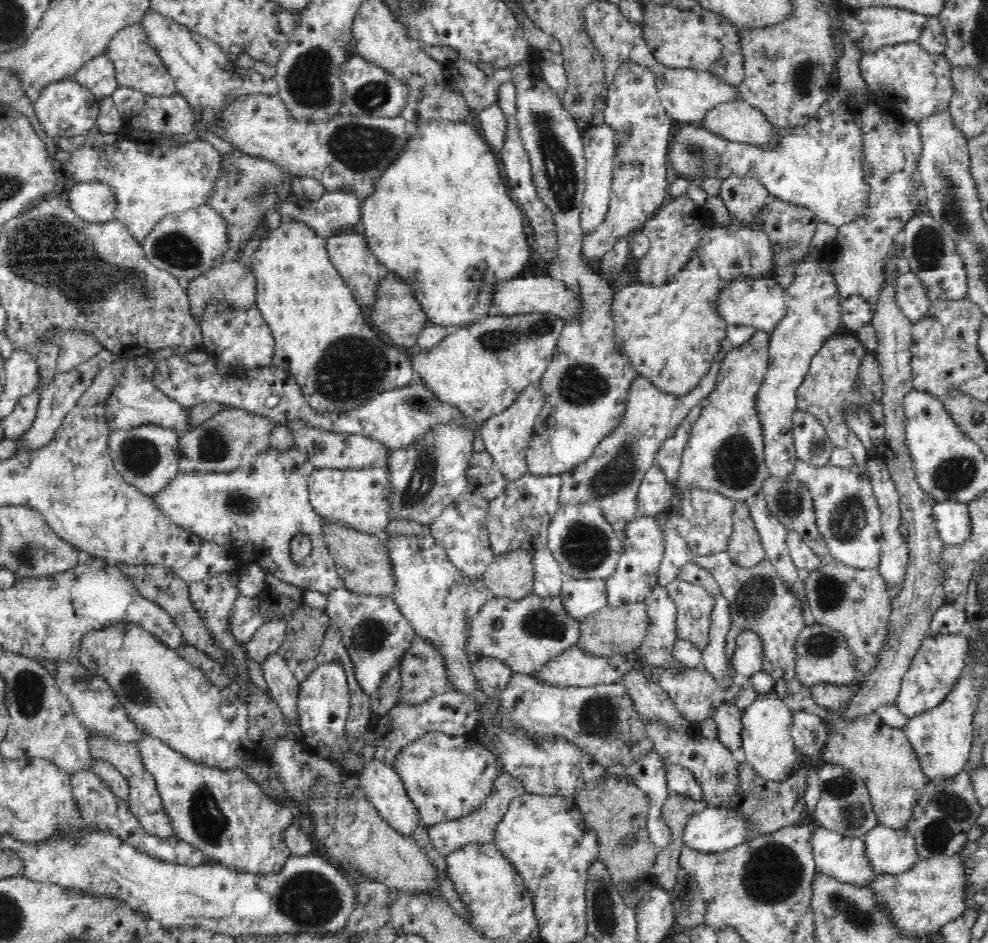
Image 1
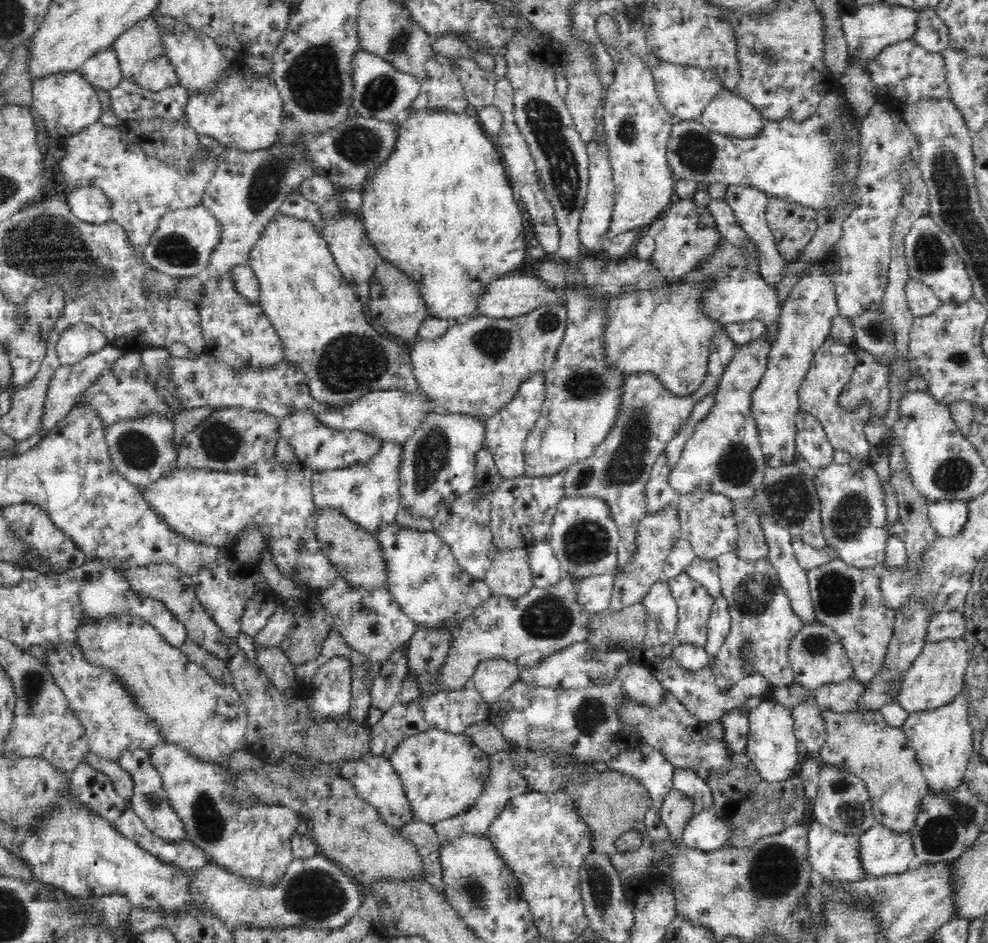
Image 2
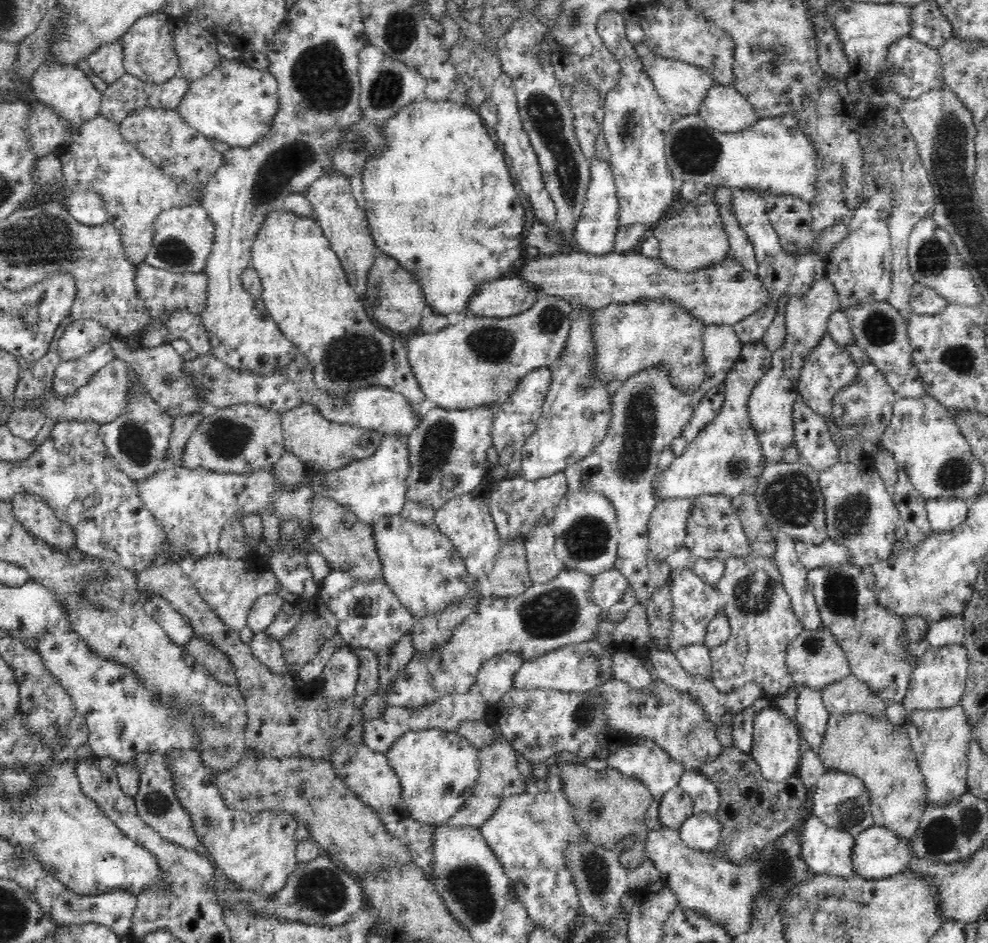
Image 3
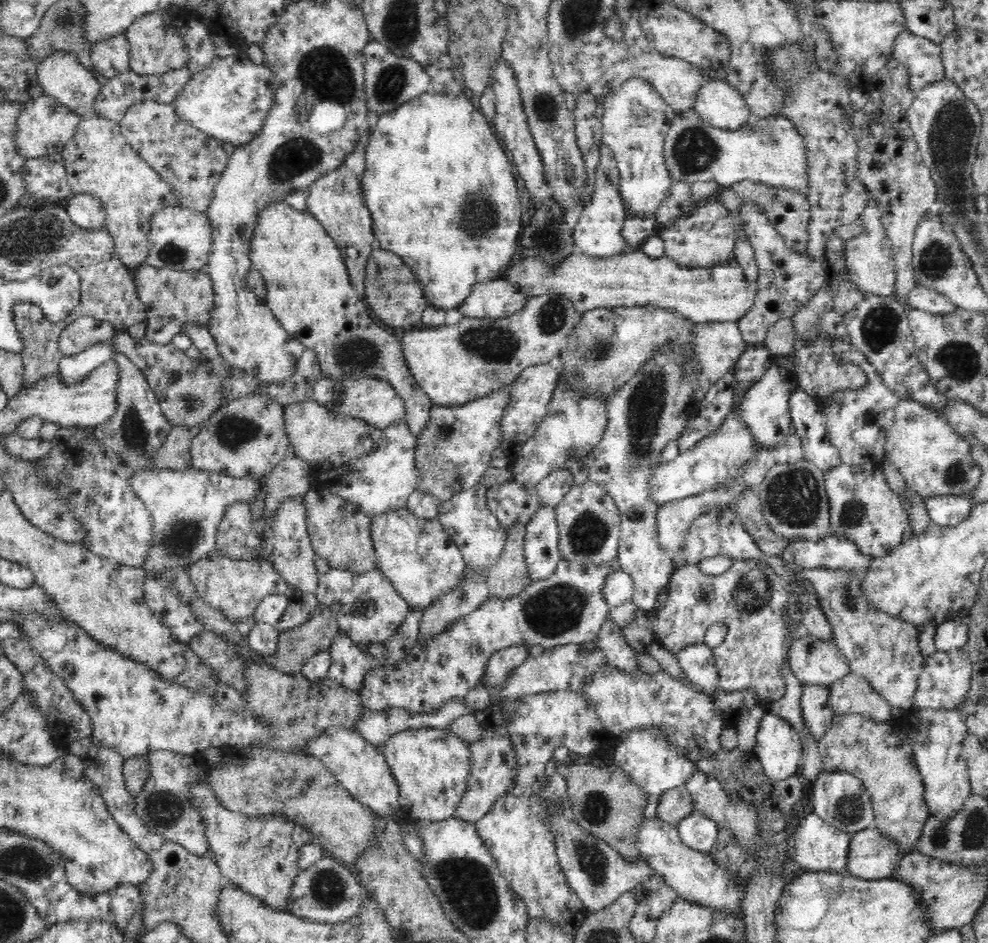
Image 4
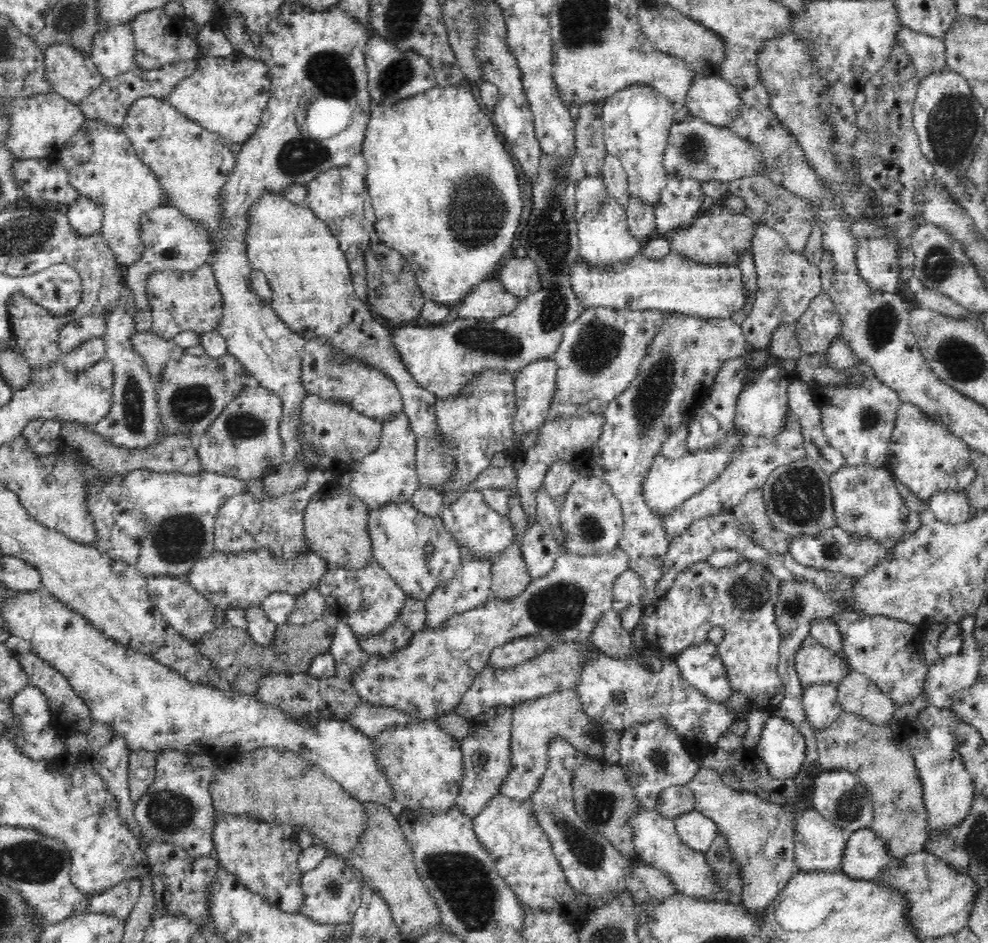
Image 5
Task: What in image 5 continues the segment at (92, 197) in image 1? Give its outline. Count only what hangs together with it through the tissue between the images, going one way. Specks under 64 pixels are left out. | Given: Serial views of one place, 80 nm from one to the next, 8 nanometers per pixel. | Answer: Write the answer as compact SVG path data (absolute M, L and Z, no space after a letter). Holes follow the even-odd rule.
M80 196L66 210L71 228L81 236L91 236L101 232L103 221L102 207L86 196Z

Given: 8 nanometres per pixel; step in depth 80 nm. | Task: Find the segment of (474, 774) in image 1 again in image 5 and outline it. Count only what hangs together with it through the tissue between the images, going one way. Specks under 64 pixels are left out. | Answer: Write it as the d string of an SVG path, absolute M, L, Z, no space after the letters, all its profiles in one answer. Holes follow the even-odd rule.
M436 719L396 724L382 730L373 740L376 765L394 792L394 800L416 813L441 813L456 805L464 774L460 742L444 733Z

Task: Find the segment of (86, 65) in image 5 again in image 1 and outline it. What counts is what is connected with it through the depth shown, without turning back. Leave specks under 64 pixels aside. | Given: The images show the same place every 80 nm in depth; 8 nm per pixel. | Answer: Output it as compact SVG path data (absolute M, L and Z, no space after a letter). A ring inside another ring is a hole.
M74 76L44 85L33 102L35 114L49 135L70 140L74 136L84 135L95 127L100 112L100 103L96 95L78 82Z

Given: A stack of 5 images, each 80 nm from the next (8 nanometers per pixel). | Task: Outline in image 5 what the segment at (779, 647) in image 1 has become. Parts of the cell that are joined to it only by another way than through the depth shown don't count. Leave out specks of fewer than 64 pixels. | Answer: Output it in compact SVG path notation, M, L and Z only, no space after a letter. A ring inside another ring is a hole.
M744 560L732 566L716 567L710 561L700 561L677 573L672 588L663 597L641 610L639 627L643 630L646 646L660 649L672 657L684 652L690 646L698 646L708 639L708 632L714 626L723 630L719 654L728 670L728 678L735 691L748 696L750 704L773 713L786 696L778 672L780 635L775 625L774 605L780 580L763 563Z

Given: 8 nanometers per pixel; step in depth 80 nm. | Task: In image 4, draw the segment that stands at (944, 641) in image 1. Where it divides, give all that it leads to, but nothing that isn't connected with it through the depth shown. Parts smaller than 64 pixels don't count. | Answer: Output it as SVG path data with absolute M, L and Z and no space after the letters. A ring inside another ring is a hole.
M965 650L950 651L934 654L926 658L925 669L918 680L917 693L914 694L914 704L912 708L933 708L952 710L957 708L957 704L966 697L972 682L972 666L968 652Z

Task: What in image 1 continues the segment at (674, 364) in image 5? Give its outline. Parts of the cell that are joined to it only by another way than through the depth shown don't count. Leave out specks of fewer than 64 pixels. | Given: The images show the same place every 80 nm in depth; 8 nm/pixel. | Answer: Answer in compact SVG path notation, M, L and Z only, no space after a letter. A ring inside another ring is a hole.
M727 338L724 339L719 346L719 353L716 353L712 359L708 374L702 378L699 386L682 397L659 390L648 378L642 376L634 378L628 388L621 421L615 426L615 429L611 430L611 433L598 443L591 457L577 464L572 470L561 474L560 503L568 501L596 503L600 507L600 511L604 511L607 522L610 522L621 539L621 555L626 552L624 540L628 538L627 529L640 515L638 490L642 486L644 474L654 464L654 459L660 452L662 444L674 436L674 432L684 422L684 418L690 414L690 410L714 393L722 362L733 347Z

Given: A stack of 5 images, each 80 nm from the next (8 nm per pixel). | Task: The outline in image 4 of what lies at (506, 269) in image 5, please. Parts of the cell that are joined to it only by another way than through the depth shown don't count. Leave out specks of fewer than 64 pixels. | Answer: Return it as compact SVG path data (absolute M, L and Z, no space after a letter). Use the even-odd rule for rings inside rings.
M639 249L606 259L588 257L577 251L558 266L556 273L537 257L517 257L514 264L508 266L504 279L524 296L540 296L555 290L557 293L566 293L580 314L596 308L653 307L674 312L678 316L682 315L692 323L706 322L717 325L720 322L736 322L742 319L742 316L754 306L755 293L758 292L758 284L746 281L744 270L736 260L731 260L730 264L718 264L711 267L689 267L682 266L666 255L661 258L650 258Z

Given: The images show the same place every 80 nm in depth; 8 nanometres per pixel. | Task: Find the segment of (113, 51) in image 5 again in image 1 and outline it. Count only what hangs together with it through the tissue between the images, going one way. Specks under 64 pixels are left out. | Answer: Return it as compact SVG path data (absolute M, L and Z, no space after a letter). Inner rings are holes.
M102 53L91 58L74 75L78 82L88 87L96 99L111 96L119 87L114 61L108 57L108 53Z

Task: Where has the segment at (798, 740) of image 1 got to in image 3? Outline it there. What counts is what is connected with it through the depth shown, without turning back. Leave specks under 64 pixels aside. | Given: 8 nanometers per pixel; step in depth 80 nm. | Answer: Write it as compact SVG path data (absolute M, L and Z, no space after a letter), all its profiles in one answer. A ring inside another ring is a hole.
M801 687L798 694L798 730L818 752L825 740L830 712L822 700L822 689Z

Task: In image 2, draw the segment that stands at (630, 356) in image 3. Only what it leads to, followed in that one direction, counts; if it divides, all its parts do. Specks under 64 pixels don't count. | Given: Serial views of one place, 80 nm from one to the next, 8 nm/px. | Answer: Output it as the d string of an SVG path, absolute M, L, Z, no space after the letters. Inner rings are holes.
M725 238L722 240L723 246L712 261L680 278L682 287L672 284L672 288L662 291L623 294L608 303L604 310L606 324L602 331L602 346L603 360L610 370L617 370L623 378L654 372L664 387L677 396L698 391L706 378L711 338L722 329L718 323L702 315L698 298L704 280L716 271L732 268L753 268L754 272L759 272L754 245L742 253Z

